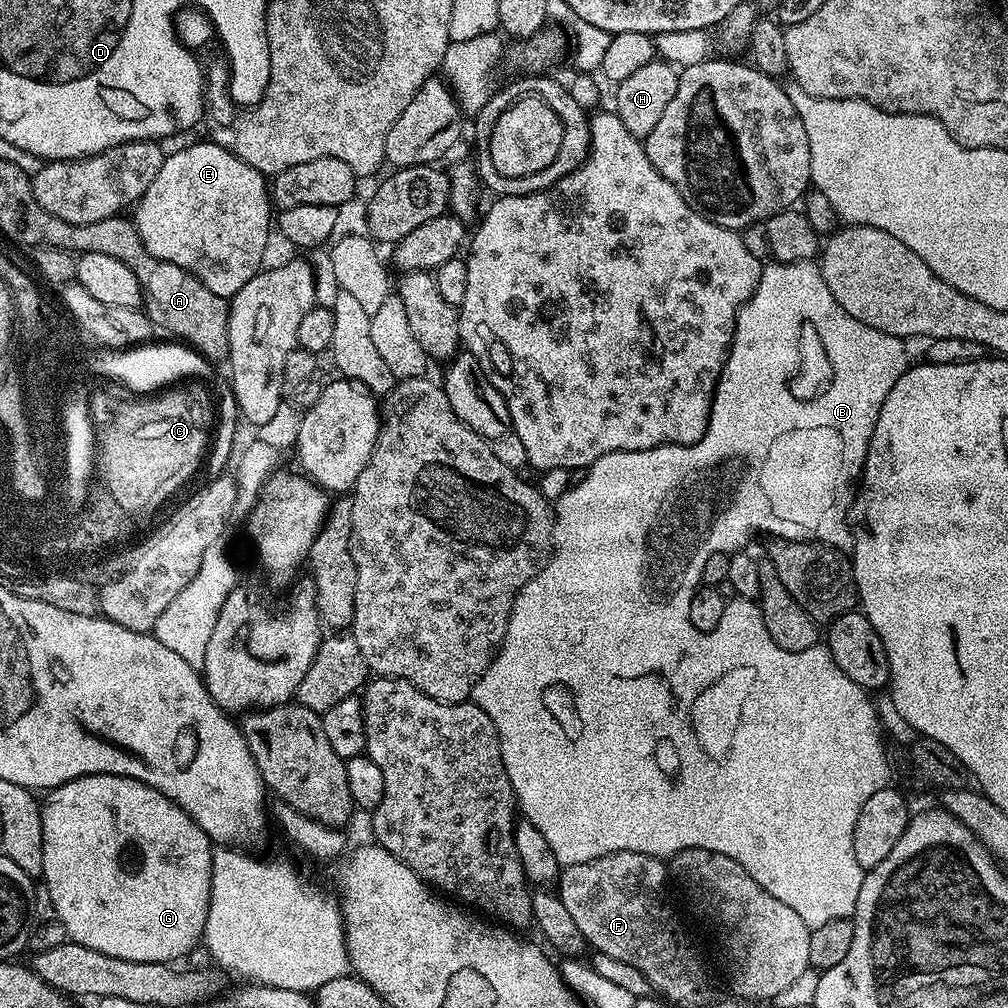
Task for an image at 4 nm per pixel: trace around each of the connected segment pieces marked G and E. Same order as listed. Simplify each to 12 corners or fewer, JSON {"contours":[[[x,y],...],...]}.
{"contours":[[[141,780],[42,804],[68,940],[180,962],[213,841]],[[220,142],[136,201],[154,258],[225,298],[261,271],[269,181]]]}

